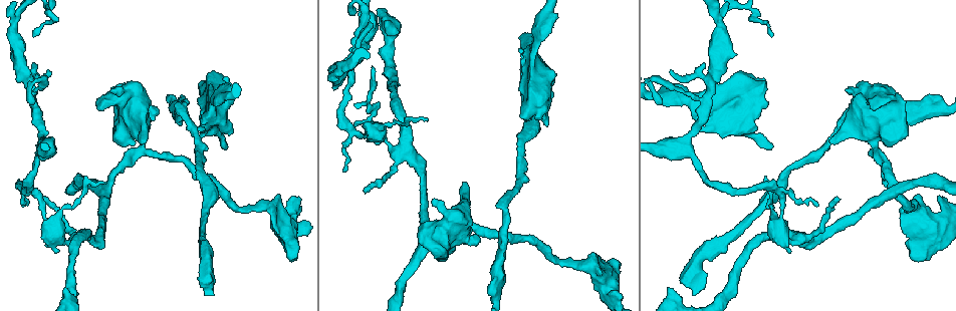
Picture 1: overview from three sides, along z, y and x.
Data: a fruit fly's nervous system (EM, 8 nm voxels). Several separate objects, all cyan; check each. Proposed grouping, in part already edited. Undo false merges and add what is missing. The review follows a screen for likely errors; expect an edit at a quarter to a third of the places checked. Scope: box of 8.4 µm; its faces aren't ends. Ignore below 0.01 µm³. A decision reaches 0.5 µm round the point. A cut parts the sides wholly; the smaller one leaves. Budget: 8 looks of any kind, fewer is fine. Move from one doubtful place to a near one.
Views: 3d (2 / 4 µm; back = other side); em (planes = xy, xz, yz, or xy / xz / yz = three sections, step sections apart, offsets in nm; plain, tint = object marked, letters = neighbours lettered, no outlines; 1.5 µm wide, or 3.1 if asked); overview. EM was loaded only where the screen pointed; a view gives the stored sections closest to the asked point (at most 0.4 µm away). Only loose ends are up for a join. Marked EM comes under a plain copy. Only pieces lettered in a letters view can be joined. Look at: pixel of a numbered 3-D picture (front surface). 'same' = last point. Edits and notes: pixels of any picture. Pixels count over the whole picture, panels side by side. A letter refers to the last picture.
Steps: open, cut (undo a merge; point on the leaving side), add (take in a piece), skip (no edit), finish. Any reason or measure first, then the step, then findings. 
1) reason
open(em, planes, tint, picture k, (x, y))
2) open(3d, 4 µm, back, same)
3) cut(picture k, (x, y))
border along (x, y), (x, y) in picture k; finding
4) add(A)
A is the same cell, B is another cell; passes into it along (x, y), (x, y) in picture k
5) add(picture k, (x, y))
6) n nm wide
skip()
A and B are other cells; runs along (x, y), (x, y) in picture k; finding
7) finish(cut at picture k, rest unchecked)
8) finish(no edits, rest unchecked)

sudden change in width
open(3d, 4 µm, picture 1, (586, 269))

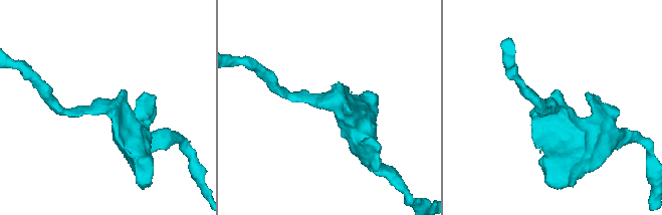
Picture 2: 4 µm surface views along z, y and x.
open(em, xz, step 8, tint, picture 2, (100, 107))

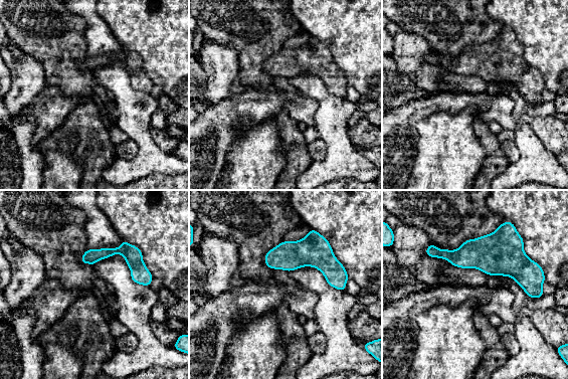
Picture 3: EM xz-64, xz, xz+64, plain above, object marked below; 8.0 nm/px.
open(em, planes, letters, same)

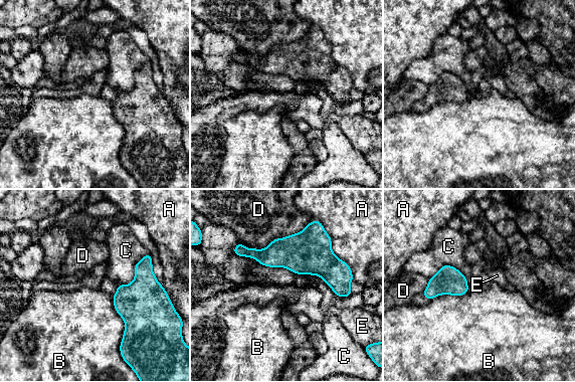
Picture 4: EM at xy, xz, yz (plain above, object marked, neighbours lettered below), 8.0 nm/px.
220 nm wide
skip()
A, B, C, D and E are other cells; one neuron here

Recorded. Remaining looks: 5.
open(em, planes, tint, picture 1, (431, 201))

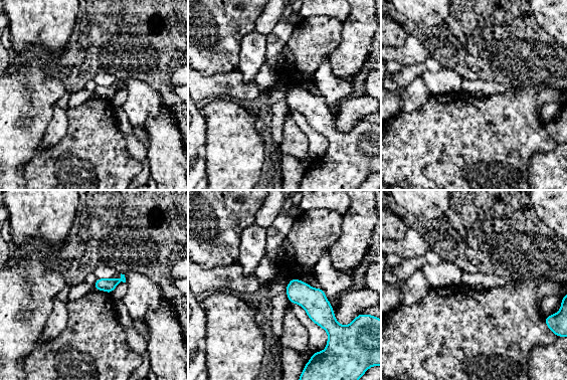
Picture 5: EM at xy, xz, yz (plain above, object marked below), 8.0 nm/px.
open(em, planes, letters, same)

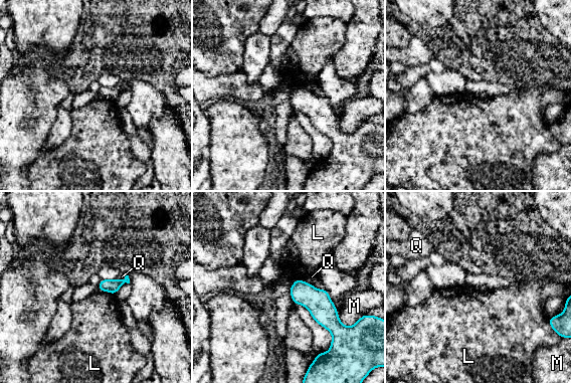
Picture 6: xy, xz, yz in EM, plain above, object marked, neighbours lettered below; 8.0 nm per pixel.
skip()
L, M and Q are other cells; border along (98, 289), (115, 295) in picture 6; none of them fits

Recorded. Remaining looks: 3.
branch stops here
open(em, yz, step 8, tint, picture 1, (366, 192))

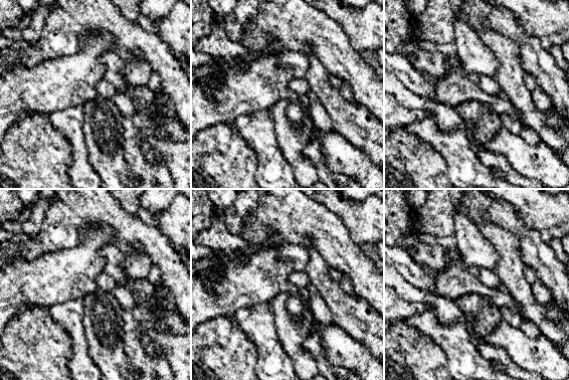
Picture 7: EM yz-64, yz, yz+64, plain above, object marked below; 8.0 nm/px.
cut it another way
open(em, planes, letters, same)

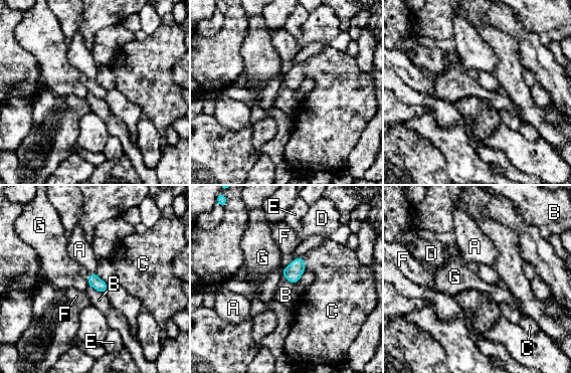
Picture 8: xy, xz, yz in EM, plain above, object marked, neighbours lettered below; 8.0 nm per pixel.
skip()
A, B, C, D, E, F and G are other cells; border along (88, 285), (105, 294) in picture 8; none of them fits

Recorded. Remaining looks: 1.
finish(no edits, rest unchecked)

